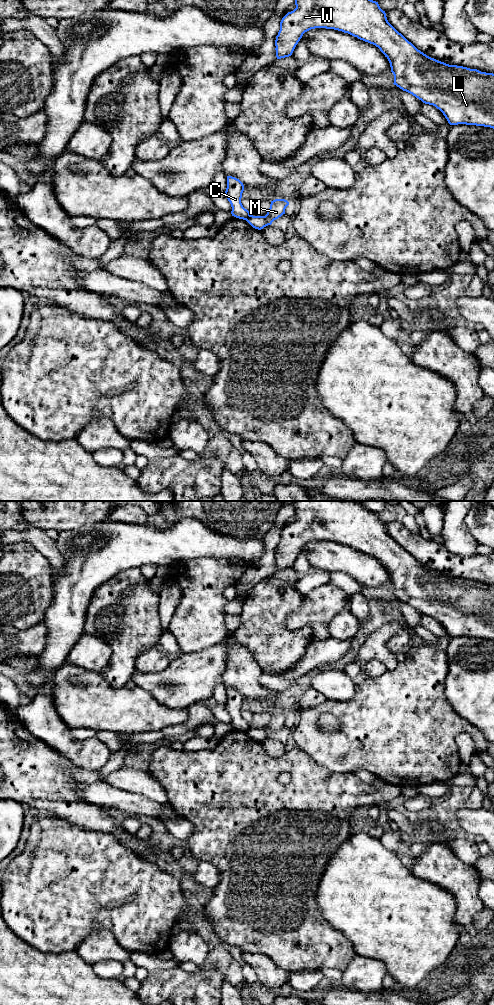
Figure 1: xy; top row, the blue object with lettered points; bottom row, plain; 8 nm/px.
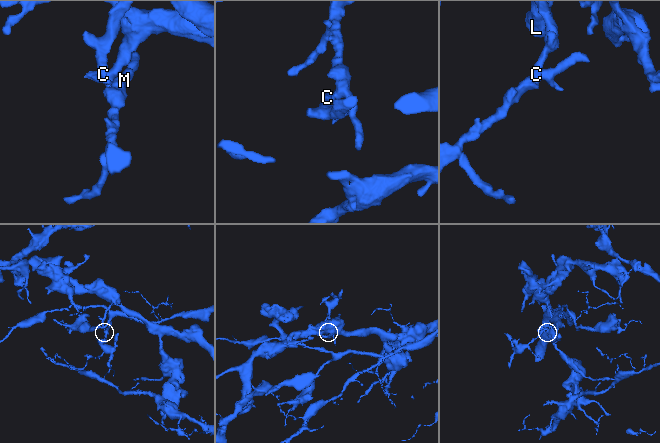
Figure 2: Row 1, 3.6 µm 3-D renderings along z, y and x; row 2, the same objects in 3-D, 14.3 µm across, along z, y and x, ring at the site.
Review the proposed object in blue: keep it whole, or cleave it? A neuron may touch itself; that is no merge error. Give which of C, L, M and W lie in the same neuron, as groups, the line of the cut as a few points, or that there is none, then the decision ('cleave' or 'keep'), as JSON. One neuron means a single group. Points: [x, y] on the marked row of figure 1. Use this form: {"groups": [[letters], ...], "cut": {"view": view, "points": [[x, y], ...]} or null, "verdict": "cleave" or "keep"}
{"groups": [["C", "L", "W"], ["M"]], "cut": {"view": "xy", "points": [[250, 215], [246, 220]]}, "verdict": "cleave"}

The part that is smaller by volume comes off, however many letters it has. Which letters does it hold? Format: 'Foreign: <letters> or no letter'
Foreign: M

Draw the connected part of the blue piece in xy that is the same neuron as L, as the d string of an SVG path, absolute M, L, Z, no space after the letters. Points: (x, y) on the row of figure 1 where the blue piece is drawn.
M295 0L296 8L288 12L280 22L275 40L277 59L292 55L303 34L311 29L326 28L348 33L360 40L375 45L388 59L394 75L394 85L406 91L425 104L439 109L450 125L466 124L494 129L494 74L481 72L463 66L449 65L431 58L418 50L387 20L386 13L373 0Z

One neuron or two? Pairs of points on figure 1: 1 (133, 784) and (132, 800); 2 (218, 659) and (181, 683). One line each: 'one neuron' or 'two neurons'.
1: two neurons
2: one neuron

